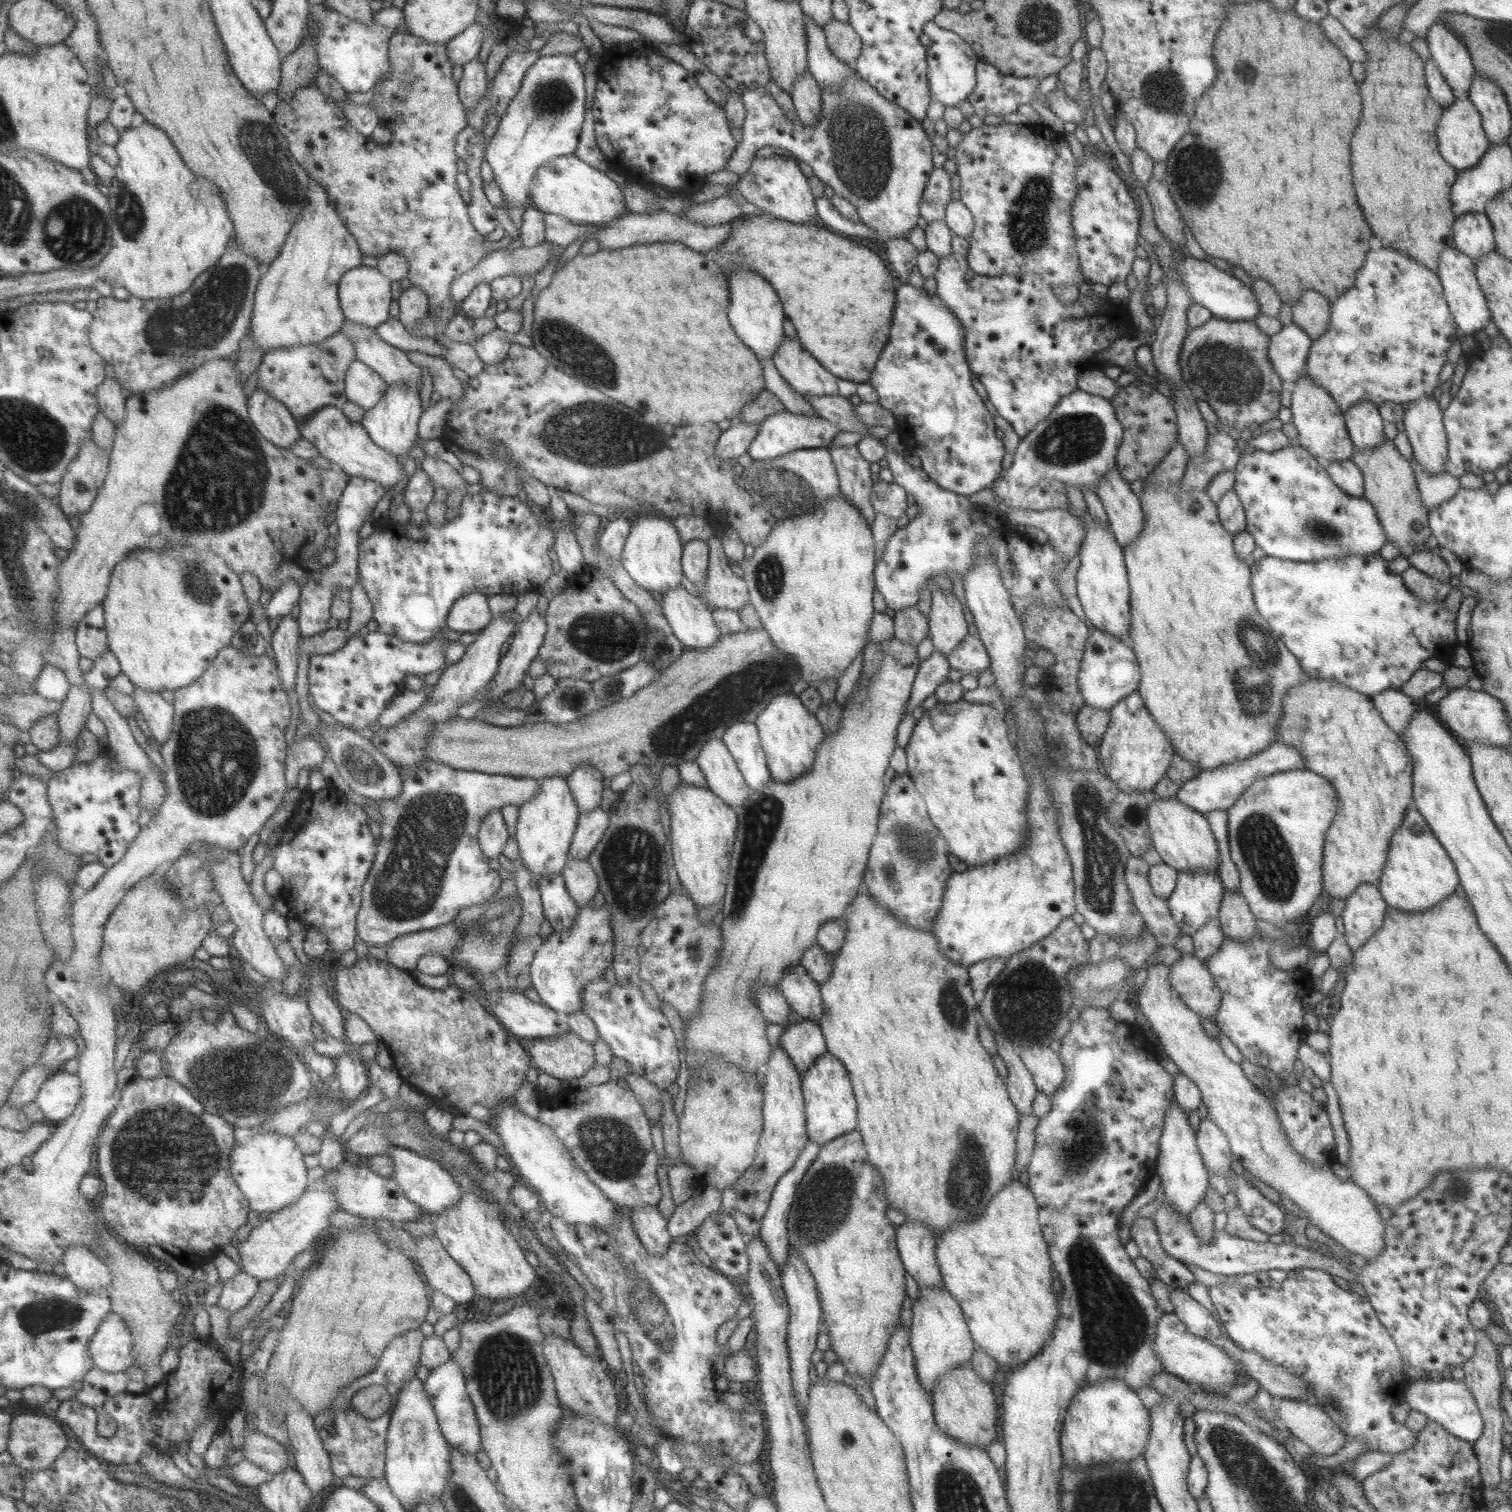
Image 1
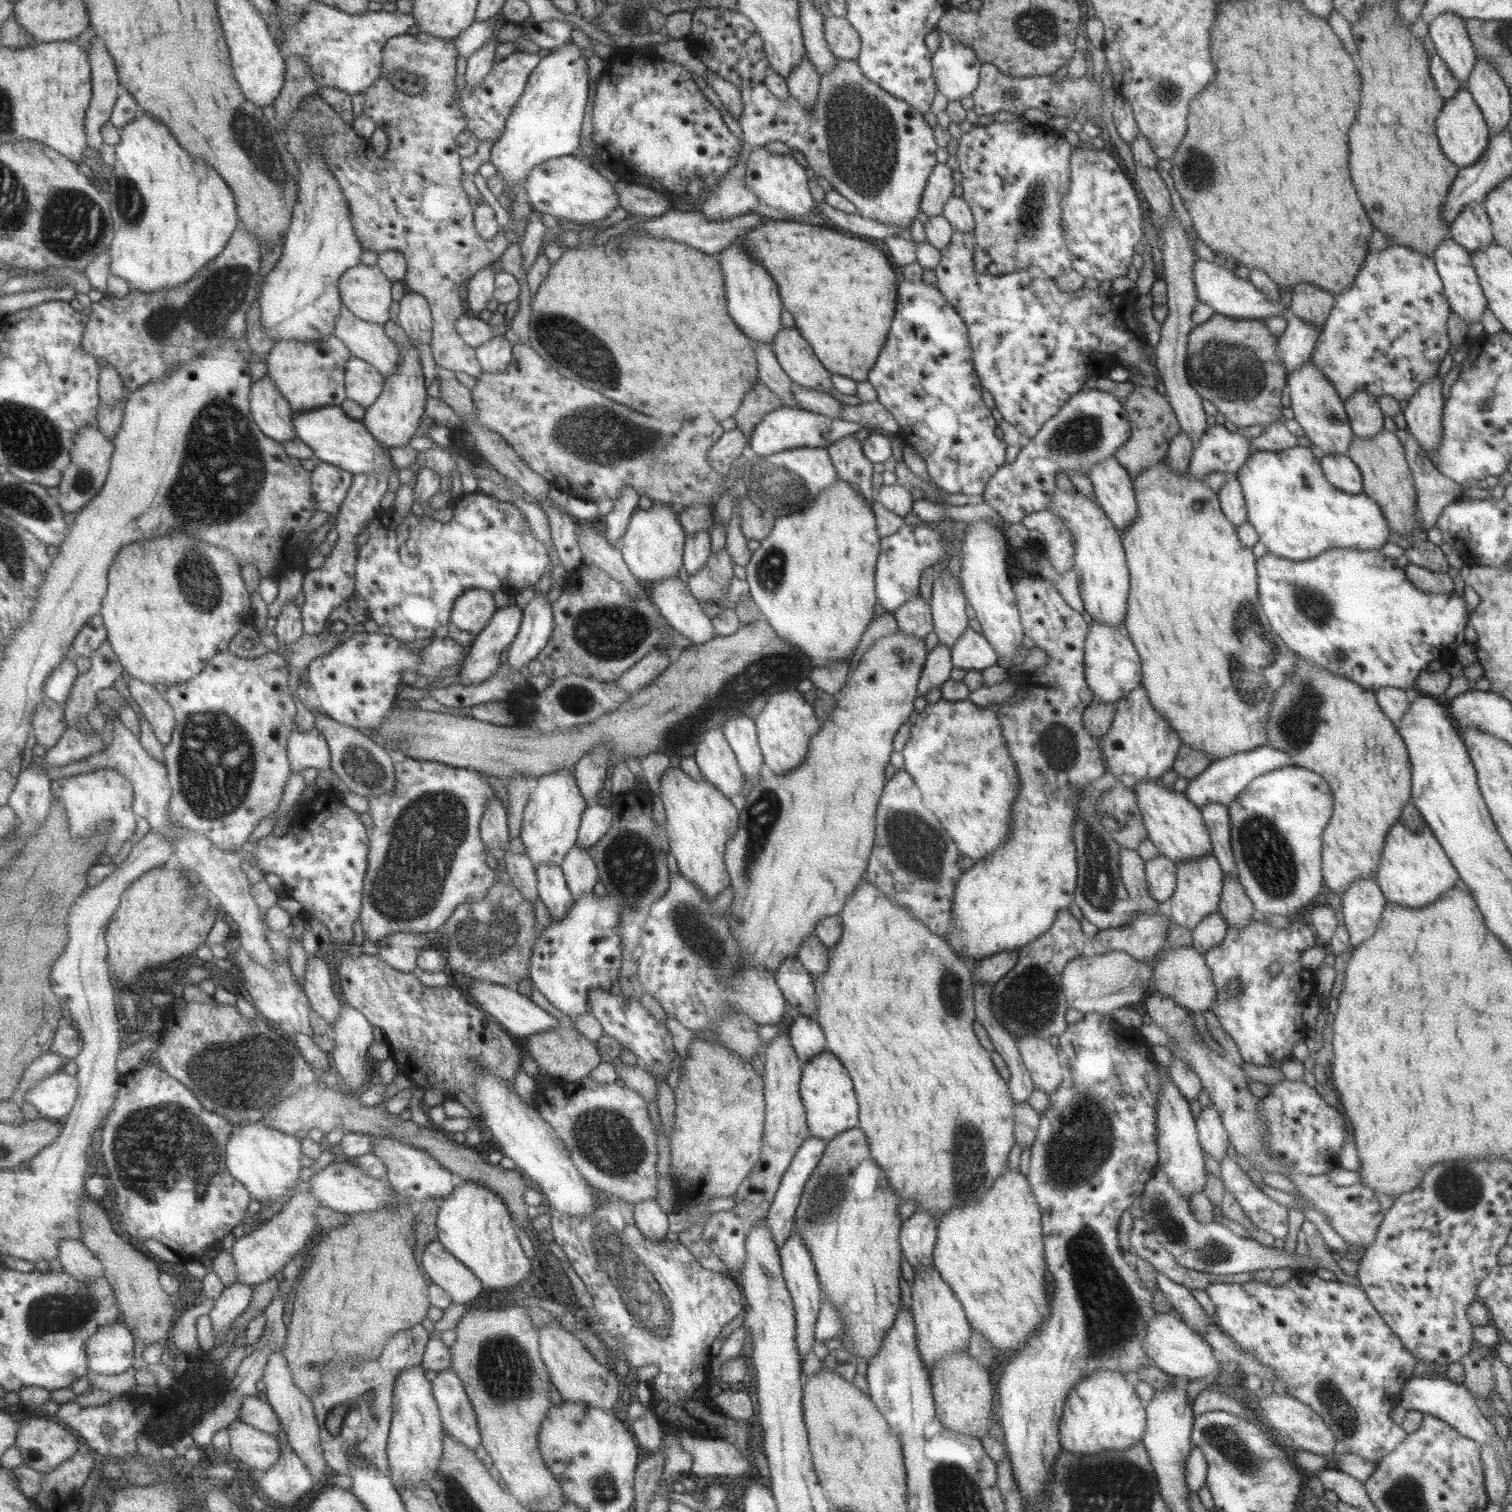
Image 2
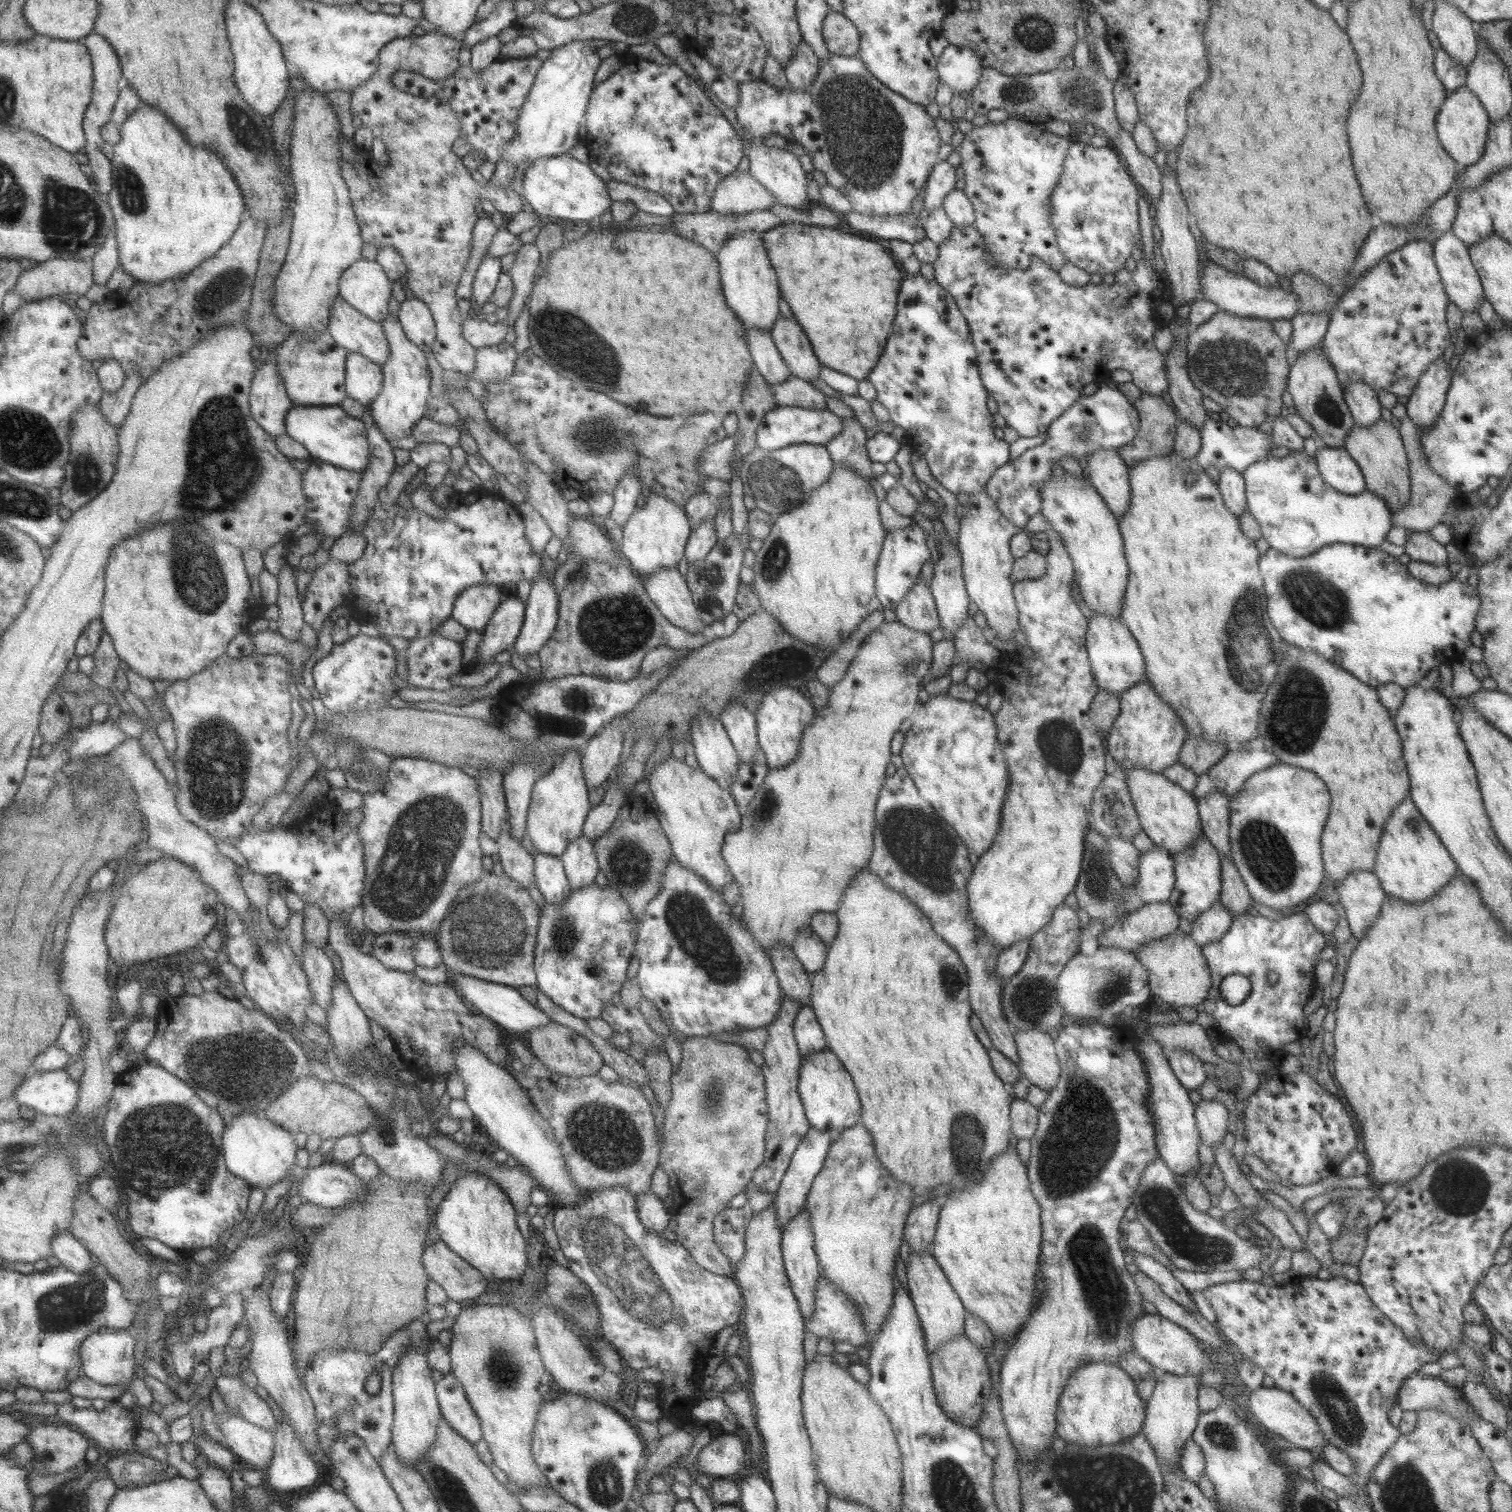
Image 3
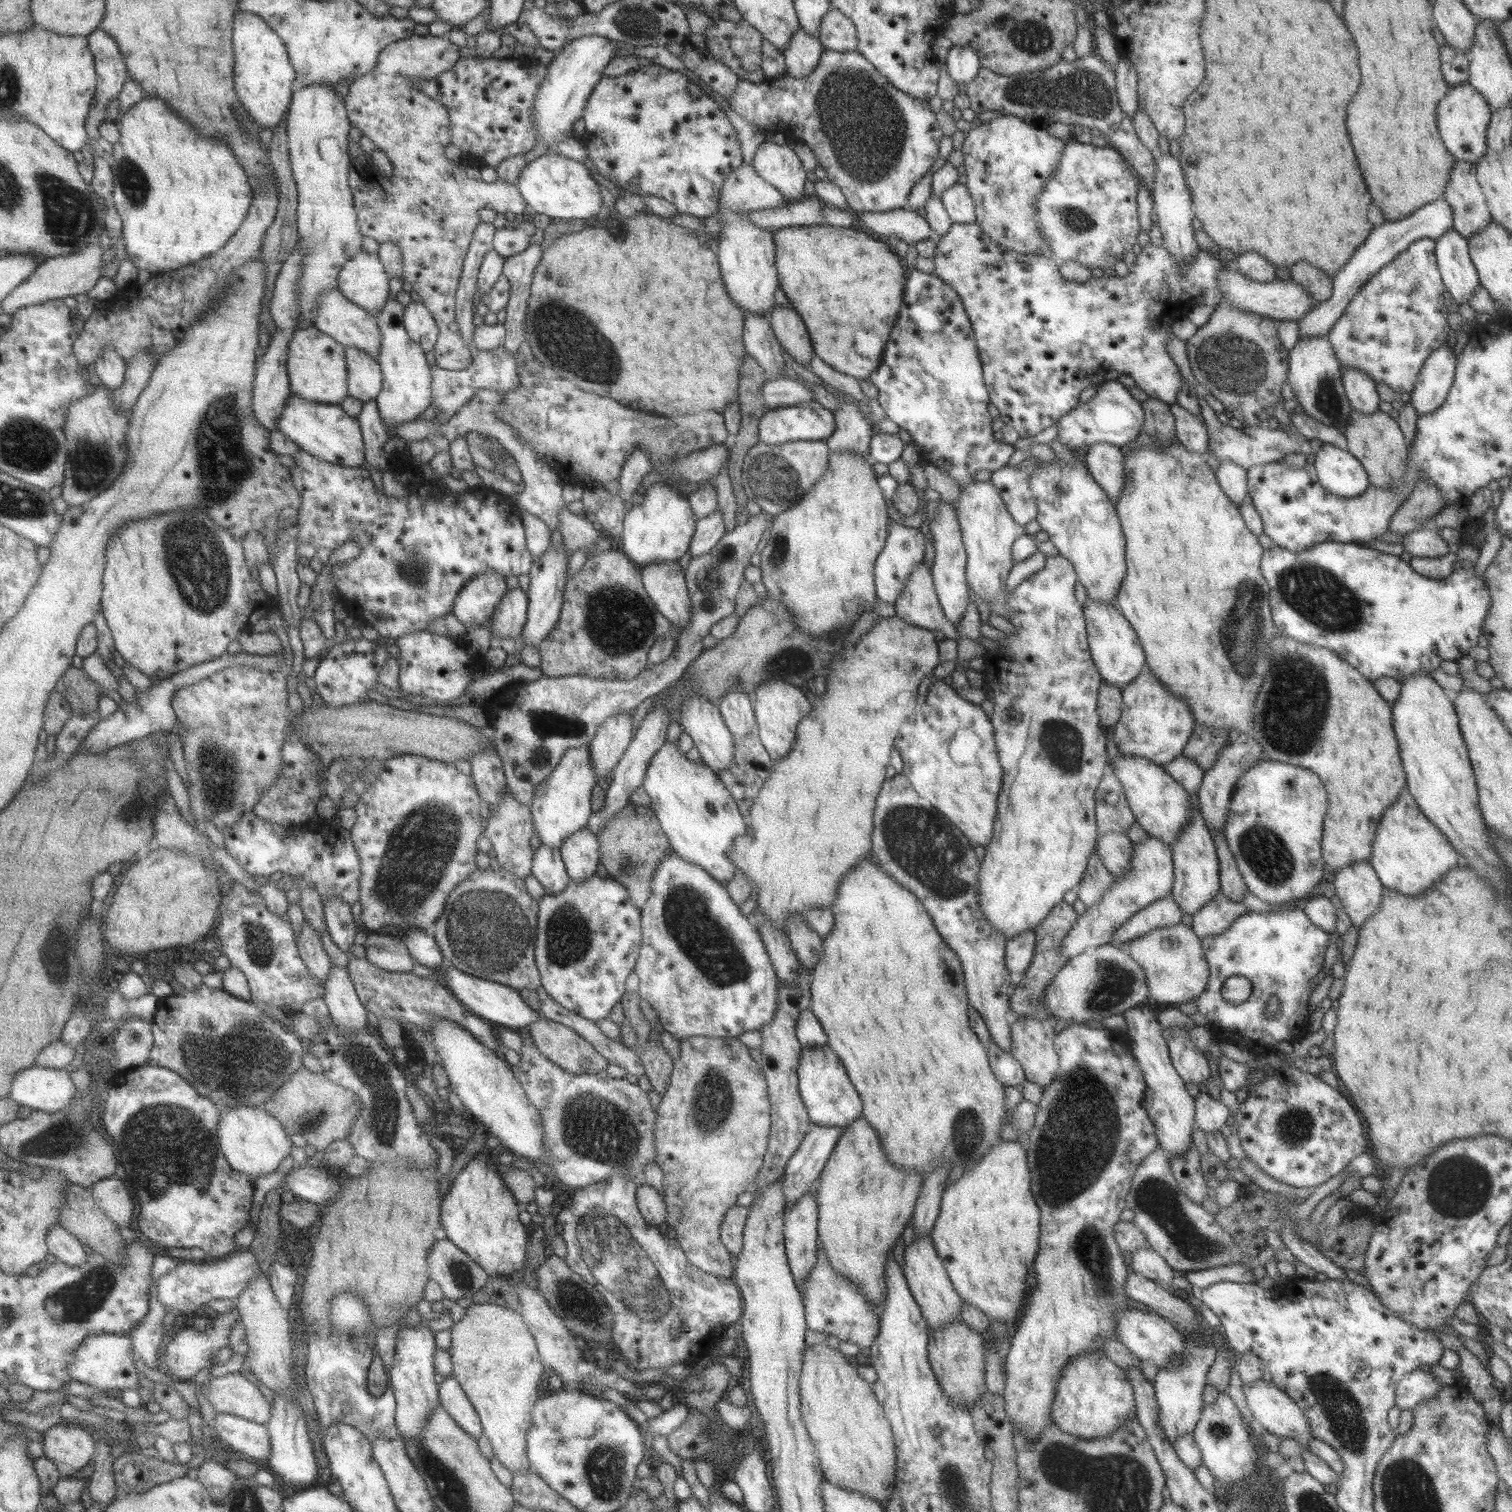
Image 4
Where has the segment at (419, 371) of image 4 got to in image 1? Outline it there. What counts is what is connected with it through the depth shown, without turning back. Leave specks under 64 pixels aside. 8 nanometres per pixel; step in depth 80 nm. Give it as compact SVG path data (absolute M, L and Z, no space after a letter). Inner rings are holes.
M387 386L381 400L369 410L364 411L361 423L369 438L377 446L383 447L389 454L404 458L410 450L416 448L419 438L420 414L424 411L419 401L419 388L416 386Z

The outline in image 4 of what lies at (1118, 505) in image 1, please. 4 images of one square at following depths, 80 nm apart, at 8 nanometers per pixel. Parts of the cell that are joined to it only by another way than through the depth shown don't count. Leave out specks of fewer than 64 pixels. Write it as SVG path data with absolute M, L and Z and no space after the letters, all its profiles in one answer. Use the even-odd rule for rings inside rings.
M1105 442L1090 446L1085 454L1085 466L1096 485L1115 503L1124 485L1124 456L1120 447Z

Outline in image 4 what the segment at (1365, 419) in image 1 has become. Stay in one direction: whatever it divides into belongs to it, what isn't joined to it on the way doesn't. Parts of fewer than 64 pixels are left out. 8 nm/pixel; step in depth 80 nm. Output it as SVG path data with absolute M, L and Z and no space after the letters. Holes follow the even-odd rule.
M1346 368L1341 372L1342 385L1352 410L1361 414L1373 414L1380 398L1377 397L1376 383L1362 370Z

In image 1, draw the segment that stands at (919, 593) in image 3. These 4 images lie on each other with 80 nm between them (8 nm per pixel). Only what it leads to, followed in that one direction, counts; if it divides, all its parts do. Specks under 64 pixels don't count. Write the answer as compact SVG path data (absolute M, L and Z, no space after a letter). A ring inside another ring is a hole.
M917 606L895 611L893 616L893 636L897 641L917 647L928 634L928 620L917 610Z

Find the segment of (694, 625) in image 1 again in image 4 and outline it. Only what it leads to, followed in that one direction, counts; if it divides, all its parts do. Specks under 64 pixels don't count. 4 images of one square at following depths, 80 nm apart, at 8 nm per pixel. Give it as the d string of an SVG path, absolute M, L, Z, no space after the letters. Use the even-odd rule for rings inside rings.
M653 562L640 568L642 586L657 612L679 628L689 623L689 594L684 570L676 562Z

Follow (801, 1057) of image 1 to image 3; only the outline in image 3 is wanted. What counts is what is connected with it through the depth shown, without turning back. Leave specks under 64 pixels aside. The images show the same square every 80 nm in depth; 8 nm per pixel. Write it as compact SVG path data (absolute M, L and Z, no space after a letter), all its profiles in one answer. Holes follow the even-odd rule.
M809 1005L803 1006L797 1011L792 1031L802 1058L826 1048L824 1034Z

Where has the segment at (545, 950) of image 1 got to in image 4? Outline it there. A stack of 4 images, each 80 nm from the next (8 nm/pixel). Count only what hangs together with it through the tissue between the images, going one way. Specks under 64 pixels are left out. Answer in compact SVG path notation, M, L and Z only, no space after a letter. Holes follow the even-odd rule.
M596 874L581 882L571 880L559 894L541 897L536 915L534 963L542 989L564 1009L591 1022L608 1018L609 1010L626 991L625 978L635 966L641 942L640 911L628 900L625 887Z

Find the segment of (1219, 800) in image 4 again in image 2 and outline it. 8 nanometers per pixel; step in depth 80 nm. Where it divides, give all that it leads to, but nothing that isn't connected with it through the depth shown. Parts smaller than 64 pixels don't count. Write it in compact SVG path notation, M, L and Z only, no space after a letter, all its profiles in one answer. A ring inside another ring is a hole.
M1212 802L1199 808L1204 825L1208 830L1213 857L1219 863L1222 876L1236 876L1236 864L1230 847L1230 820L1228 808Z

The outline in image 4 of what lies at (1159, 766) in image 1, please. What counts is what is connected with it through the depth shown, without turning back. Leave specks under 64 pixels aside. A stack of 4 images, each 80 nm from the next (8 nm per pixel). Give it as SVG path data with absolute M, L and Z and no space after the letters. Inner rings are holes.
M1145 666L1129 684L1121 688L1122 709L1121 716L1117 724L1113 726L1113 742L1122 756L1139 756L1146 758L1153 764L1164 766L1182 754L1182 748L1185 746L1195 721L1191 717L1191 708L1185 701L1178 696L1174 696L1151 674L1151 671Z

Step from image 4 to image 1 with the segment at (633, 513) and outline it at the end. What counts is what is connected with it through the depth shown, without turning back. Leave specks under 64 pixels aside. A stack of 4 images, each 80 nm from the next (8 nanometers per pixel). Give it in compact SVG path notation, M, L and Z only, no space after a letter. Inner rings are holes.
M643 513L630 516L631 528L625 539L620 563L627 574L637 586L660 597L665 591L673 590L680 586L683 578L680 558L682 555L681 539L670 519L659 519L660 515Z

